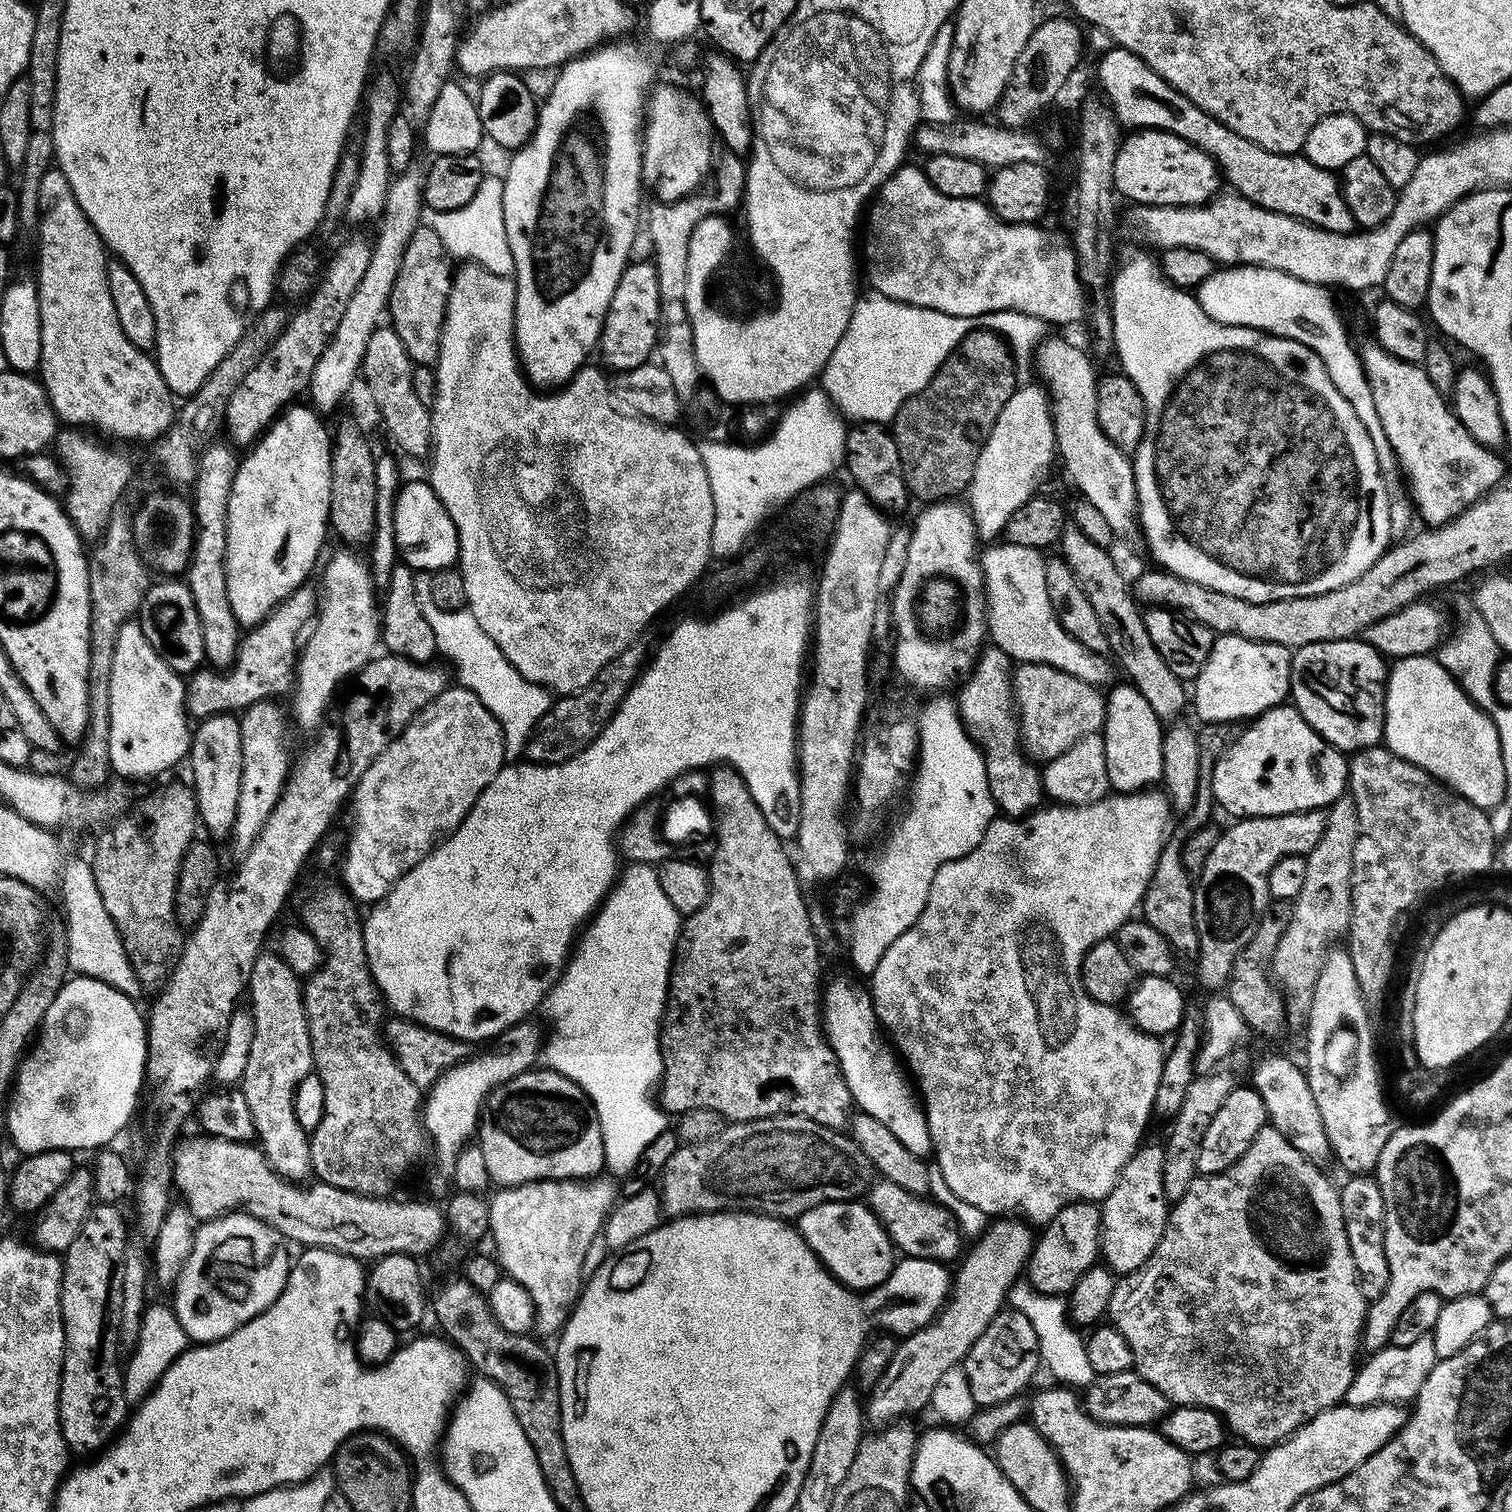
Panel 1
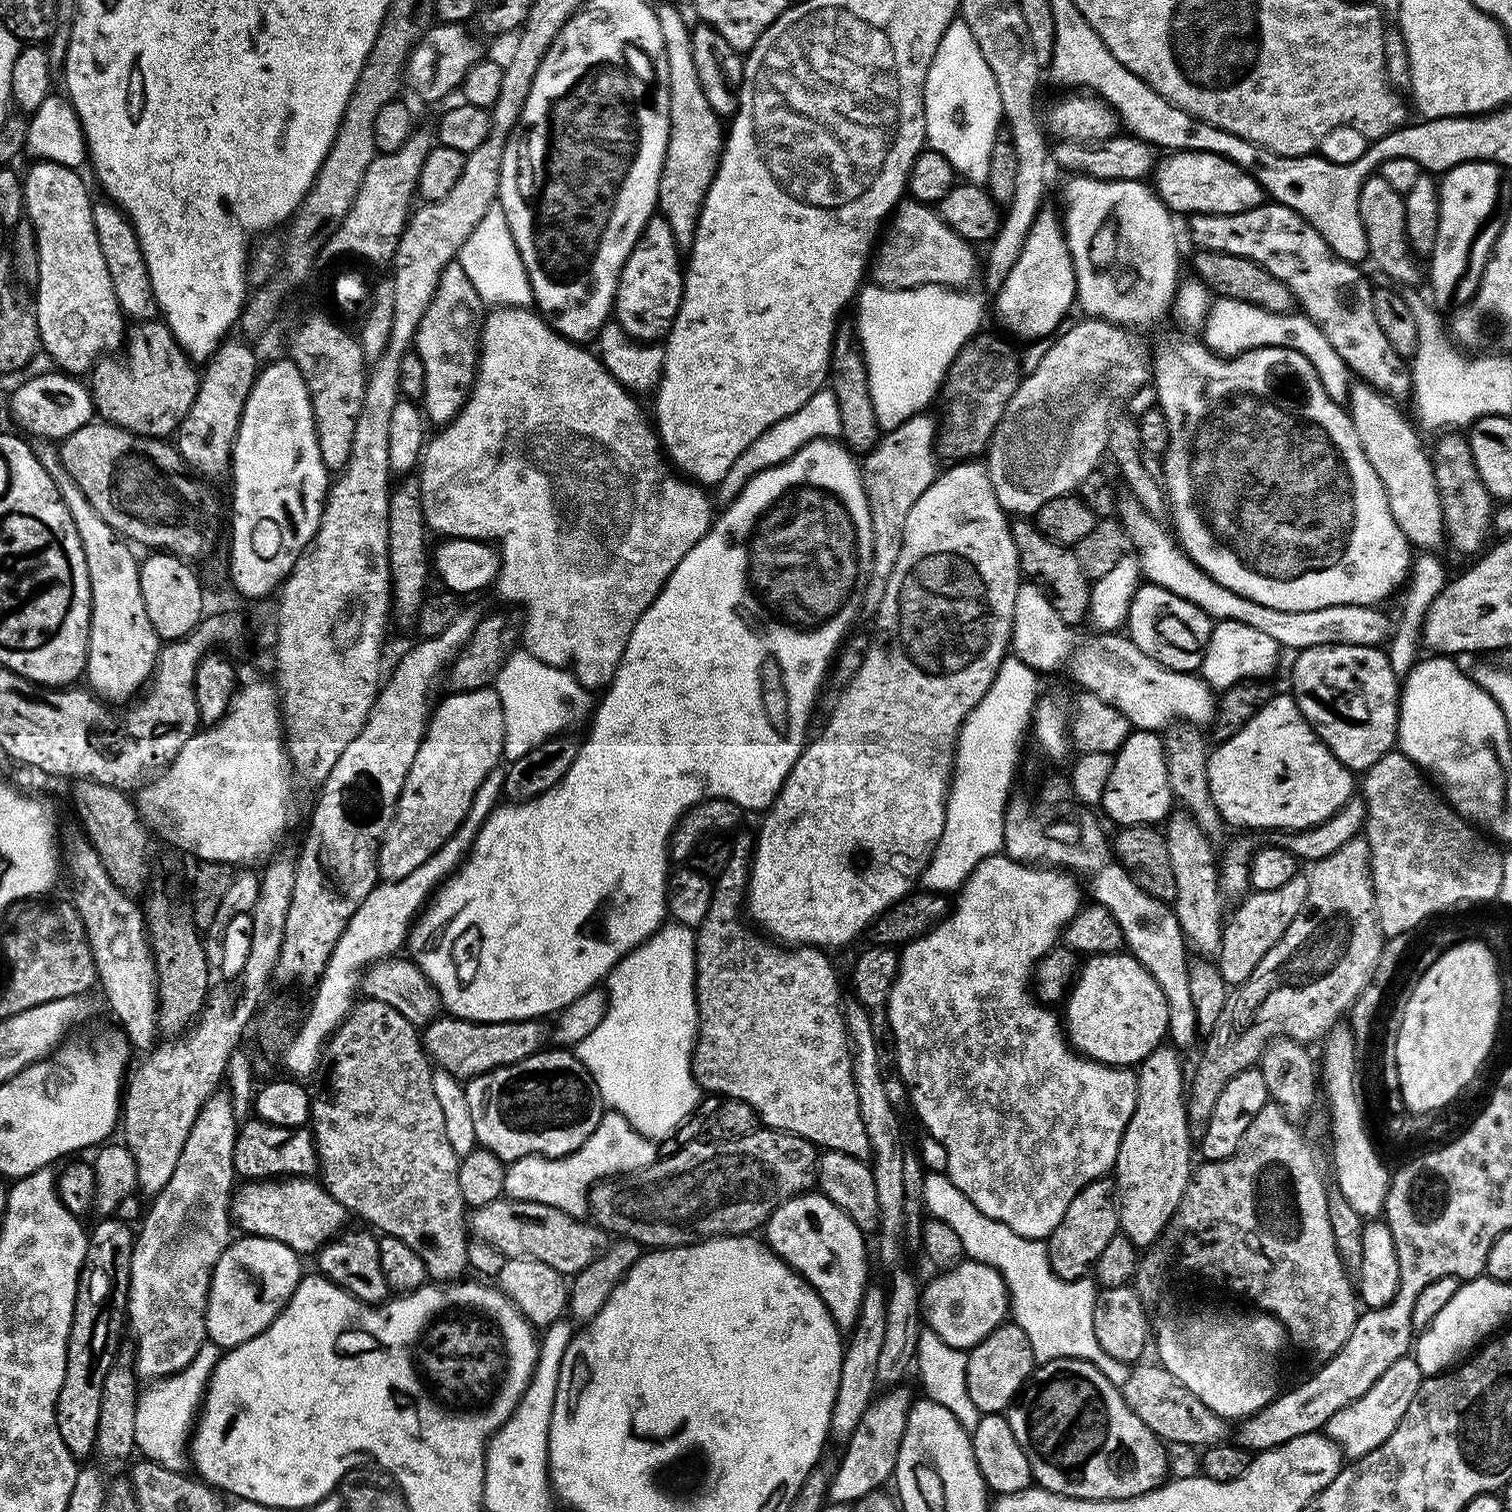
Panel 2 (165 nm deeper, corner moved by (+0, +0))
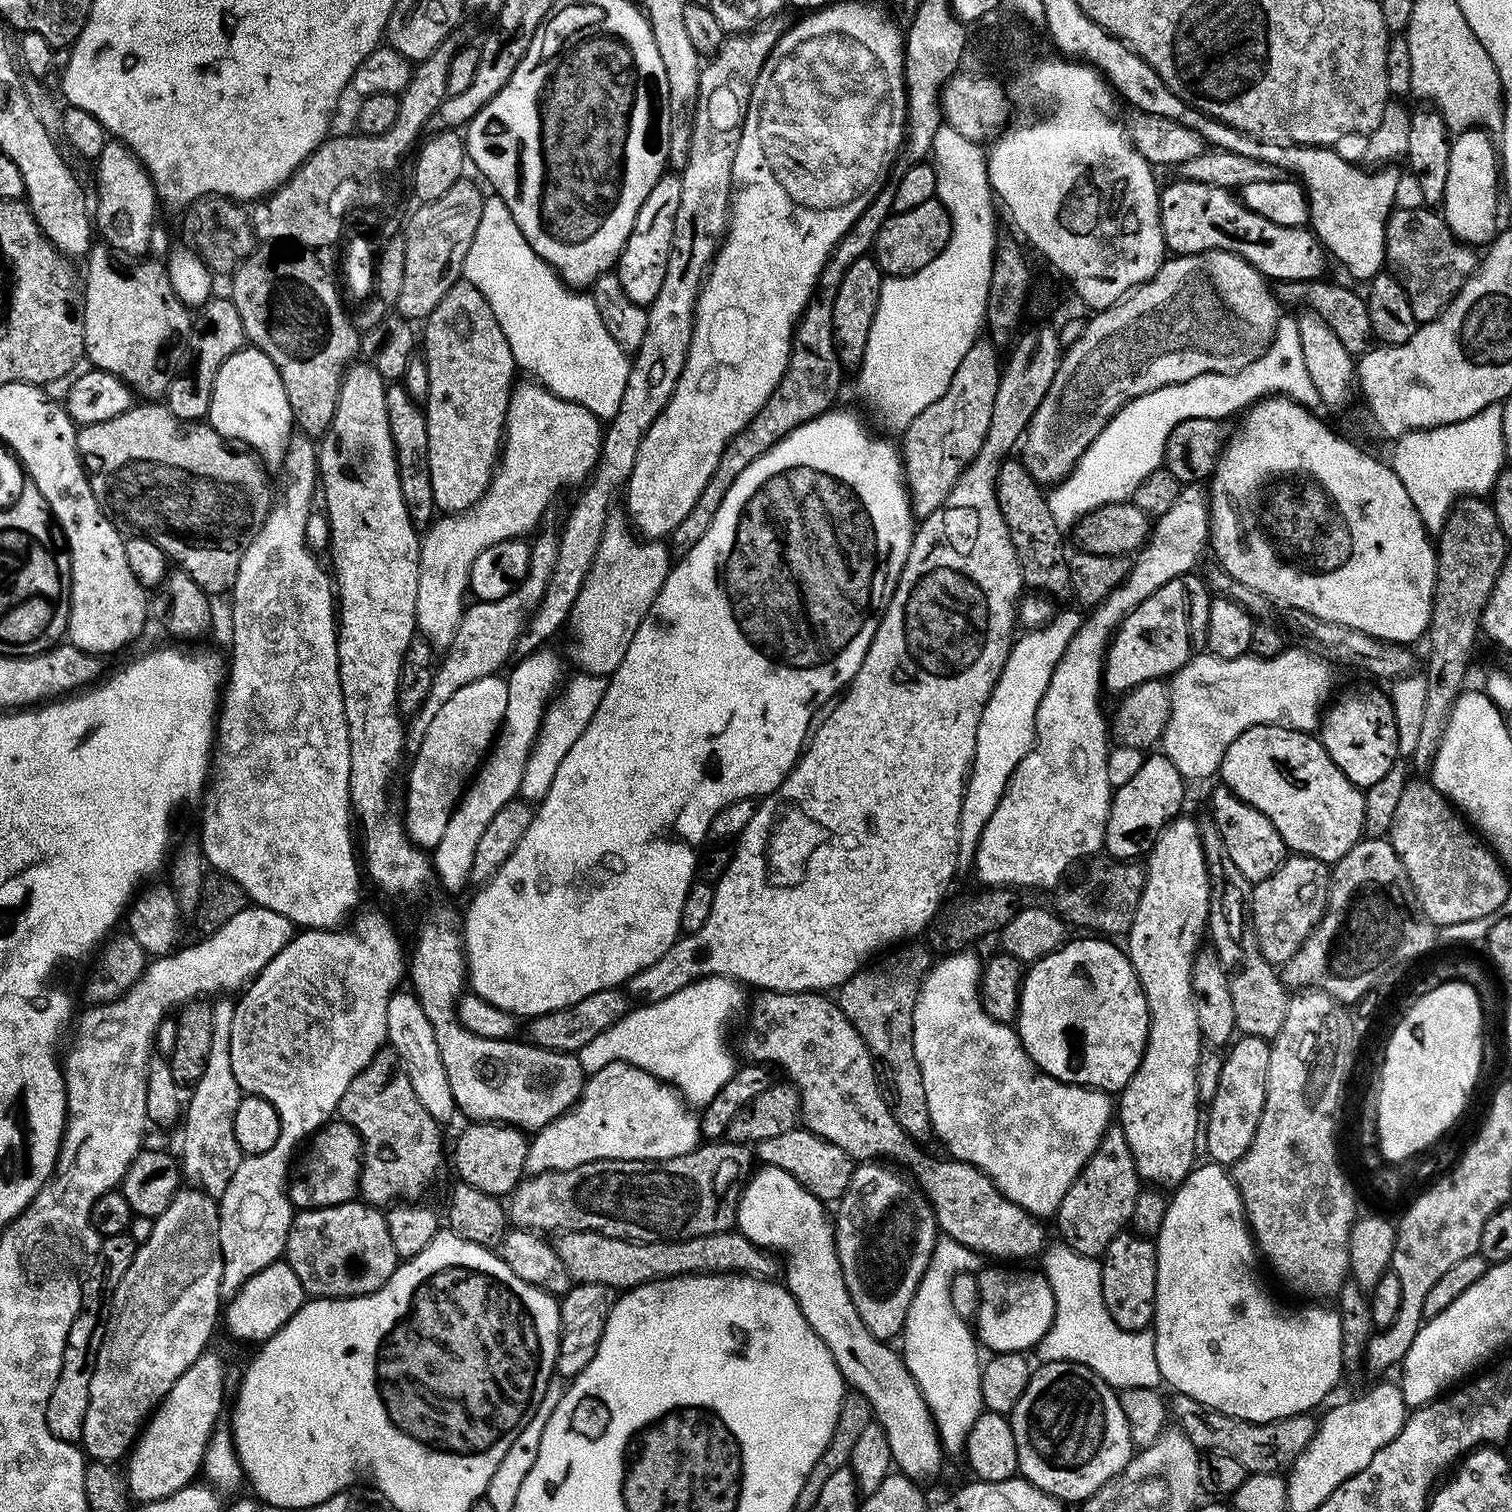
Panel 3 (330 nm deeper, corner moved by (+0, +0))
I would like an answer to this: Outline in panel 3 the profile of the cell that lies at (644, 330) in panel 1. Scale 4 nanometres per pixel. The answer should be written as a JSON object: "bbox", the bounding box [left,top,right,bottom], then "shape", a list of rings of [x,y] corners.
{"bbox":[614,175,682,304],"shape":[[[672,175],[660,176],[658,182],[654,182],[654,190],[646,194],[646,202],[642,202],[638,218],[634,218],[634,230],[630,230],[630,238],[614,269],[622,288],[626,290],[626,296],[635,304],[652,304],[654,298],[658,298],[662,278],[666,278],[666,262],[670,258],[674,238],[674,218],[678,214],[678,201],[682,198],[680,177]]]}

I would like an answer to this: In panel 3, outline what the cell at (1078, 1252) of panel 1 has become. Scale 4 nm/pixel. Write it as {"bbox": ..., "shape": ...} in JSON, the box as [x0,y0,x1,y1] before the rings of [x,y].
{"bbox":[1054,1126,1142,1257],"shape":[[[1118,1126],[1109,1127],[1096,1153],[1088,1159],[1070,1190],[1066,1190],[1066,1198],[1062,1198],[1054,1213],[1054,1221],[1060,1227],[1059,1239],[1078,1254],[1103,1257],[1106,1246],[1110,1246],[1116,1235],[1129,1227],[1134,1202],[1138,1202],[1141,1190],[1142,1181],[1136,1172],[1126,1134]]]}

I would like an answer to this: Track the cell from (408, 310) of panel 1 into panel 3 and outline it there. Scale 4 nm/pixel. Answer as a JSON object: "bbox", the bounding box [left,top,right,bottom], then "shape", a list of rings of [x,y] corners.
{"bbox":[422,278,518,513],"shape":[[[463,278],[446,290],[446,298],[434,306],[422,328],[422,355],[430,370],[430,390],[424,408],[430,434],[430,486],[434,486],[434,502],[441,513],[465,512],[484,497],[492,473],[498,467],[506,435],[506,414],[518,380],[516,359],[510,350],[510,342],[506,342],[506,334],[502,334],[502,326],[498,326],[498,318],[494,318],[494,310],[490,310],[490,302],[486,302],[483,294]]]}

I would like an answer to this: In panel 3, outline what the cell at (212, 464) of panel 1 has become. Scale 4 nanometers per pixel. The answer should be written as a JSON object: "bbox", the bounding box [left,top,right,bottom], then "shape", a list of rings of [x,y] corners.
{"bbox":[166,295,246,422],"shape":[[[227,295],[218,296],[208,299],[199,309],[200,316],[198,312],[192,325],[190,355],[187,357],[186,367],[173,378],[166,393],[170,414],[174,414],[174,418],[178,421],[200,422],[207,417],[214,394],[214,382],[218,378],[222,362],[226,362],[230,354],[234,354],[246,344],[238,306],[234,306],[234,302]]]}

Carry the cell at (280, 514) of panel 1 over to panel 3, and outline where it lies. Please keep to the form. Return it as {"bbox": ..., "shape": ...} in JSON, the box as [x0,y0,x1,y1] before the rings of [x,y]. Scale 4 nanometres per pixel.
{"bbox":[206,346,294,465],"shape":[[[245,346],[222,362],[206,420],[220,436],[255,452],[265,465],[283,465],[288,443],[294,435],[290,398],[286,398],[286,386],[282,386],[274,362],[262,350]]]}

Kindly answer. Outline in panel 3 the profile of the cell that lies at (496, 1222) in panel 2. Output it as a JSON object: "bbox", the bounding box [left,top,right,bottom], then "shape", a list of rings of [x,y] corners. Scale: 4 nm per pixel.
{"bbox":[554,1230,780,1290],"shape":[[[739,1230],[706,1234],[689,1240],[659,1240],[649,1244],[614,1238],[601,1232],[561,1231],[556,1238],[554,1247],[558,1258],[562,1258],[562,1266],[566,1266],[577,1284],[601,1284],[627,1290],[651,1280],[665,1280],[668,1276],[689,1276],[691,1272],[734,1272],[761,1278],[776,1278],[780,1272],[779,1262],[766,1249],[759,1248],[764,1246]]]}

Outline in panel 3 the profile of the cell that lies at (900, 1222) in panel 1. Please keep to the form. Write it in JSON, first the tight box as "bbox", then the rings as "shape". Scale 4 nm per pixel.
{"bbox":[754,1126,854,1202],"shape":[[[803,1126],[790,1129],[786,1134],[778,1134],[775,1138],[766,1138],[754,1146],[754,1156],[760,1159],[761,1165],[786,1170],[806,1191],[814,1194],[821,1202],[839,1201],[852,1177],[854,1161],[841,1148],[834,1146],[829,1140],[823,1140]]]}

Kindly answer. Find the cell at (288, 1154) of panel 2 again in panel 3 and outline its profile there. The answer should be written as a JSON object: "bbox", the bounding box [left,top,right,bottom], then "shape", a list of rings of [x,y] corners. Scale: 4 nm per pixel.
{"bbox":[288,1118,364,1209],"shape":[[[336,1118],[315,1132],[307,1141],[307,1148],[300,1168],[312,1172],[312,1188],[289,1187],[288,1197],[293,1209],[329,1208],[355,1201],[360,1191],[360,1167],[364,1164],[364,1143],[359,1134],[344,1120]]]}

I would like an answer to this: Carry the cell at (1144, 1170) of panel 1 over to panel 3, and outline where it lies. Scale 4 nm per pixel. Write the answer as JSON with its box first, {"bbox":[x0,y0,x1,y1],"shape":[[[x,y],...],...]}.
{"bbox":[1118,818,1210,1186],"shape":[[[1177,818],[1160,833],[1160,837],[1152,846],[1152,851],[1147,853],[1146,875],[1144,877],[1144,889],[1142,898],[1138,902],[1136,917],[1132,923],[1132,928],[1126,934],[1126,951],[1128,959],[1132,961],[1136,976],[1140,979],[1140,985],[1144,991],[1144,997],[1148,1003],[1148,1044],[1142,1054],[1142,1062],[1138,1070],[1130,1078],[1130,1082],[1122,1089],[1118,1096],[1118,1127],[1126,1134],[1126,1142],[1130,1146],[1130,1154],[1134,1158],[1134,1166],[1141,1181],[1150,1183],[1152,1186],[1164,1186],[1160,1184],[1172,1184],[1179,1186],[1183,1184],[1184,1179],[1192,1171],[1196,1160],[1196,1144],[1198,1148],[1198,1137],[1202,1132],[1202,1105],[1198,1098],[1198,1058],[1202,1051],[1202,1037],[1200,1027],[1198,1026],[1198,1010],[1196,1009],[1196,995],[1192,993],[1192,963],[1196,961],[1197,952],[1201,951],[1202,944],[1200,939],[1205,939],[1206,929],[1208,927],[1208,911],[1210,910],[1210,882],[1208,877],[1208,867],[1204,861],[1204,847],[1200,841],[1200,825],[1194,819],[1184,820]]]}

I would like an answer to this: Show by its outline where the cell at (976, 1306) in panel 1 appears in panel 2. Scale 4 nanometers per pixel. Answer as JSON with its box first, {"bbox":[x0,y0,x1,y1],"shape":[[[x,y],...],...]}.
{"bbox":[828,1386,914,1505],"shape":[[[904,1386],[889,1387],[873,1399],[854,1434],[843,1445],[844,1457],[841,1458],[840,1465],[835,1465],[828,1487],[828,1500],[831,1503],[851,1505],[866,1494],[883,1489],[884,1483],[893,1479],[898,1462],[898,1446],[902,1446],[902,1434],[906,1430],[908,1412],[913,1403],[914,1396]]]}

